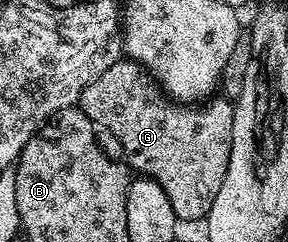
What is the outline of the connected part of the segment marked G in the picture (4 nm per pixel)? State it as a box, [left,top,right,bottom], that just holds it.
[77,58,234,222]

